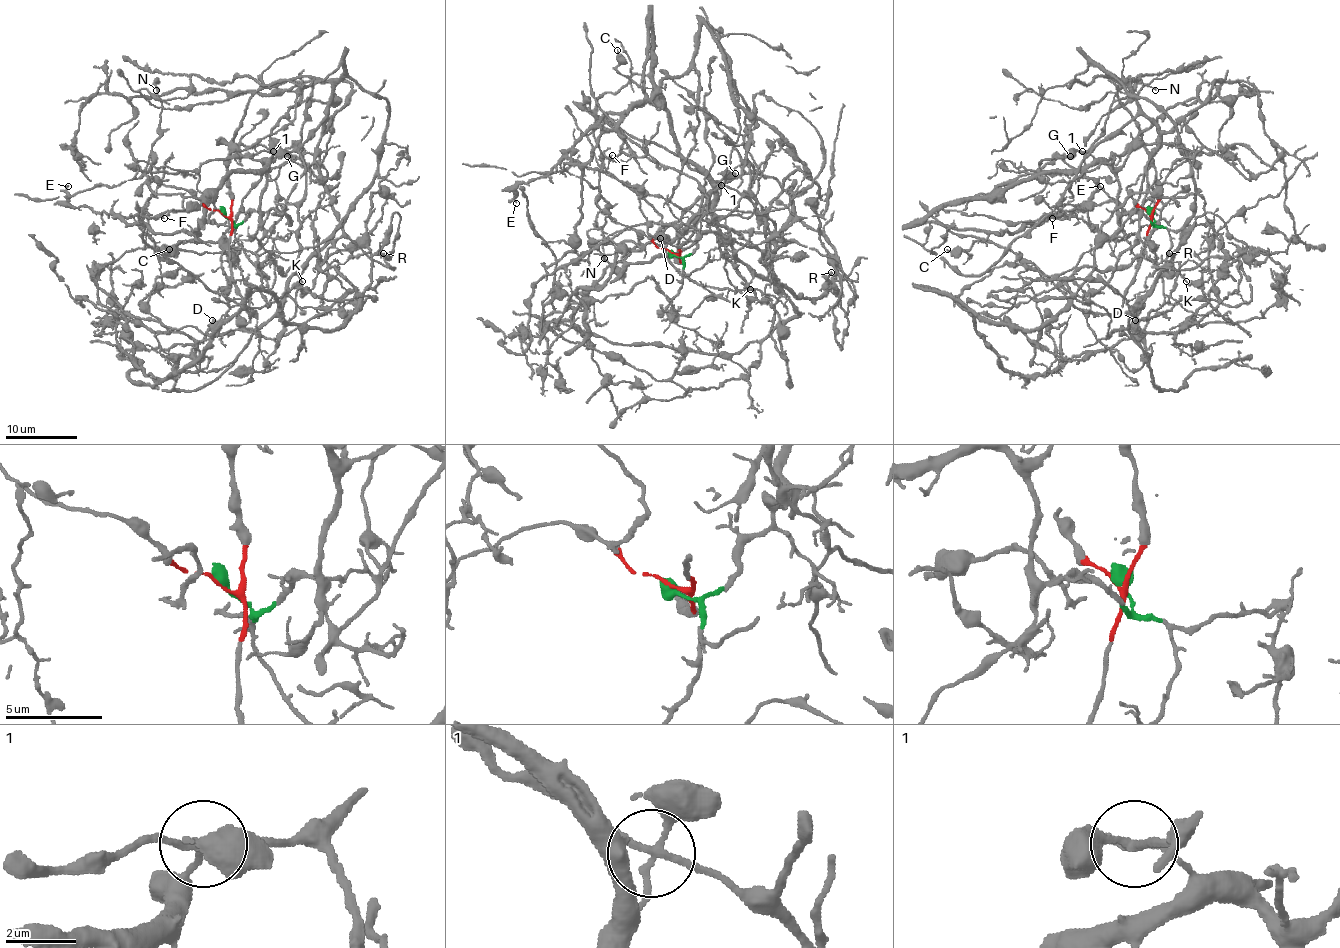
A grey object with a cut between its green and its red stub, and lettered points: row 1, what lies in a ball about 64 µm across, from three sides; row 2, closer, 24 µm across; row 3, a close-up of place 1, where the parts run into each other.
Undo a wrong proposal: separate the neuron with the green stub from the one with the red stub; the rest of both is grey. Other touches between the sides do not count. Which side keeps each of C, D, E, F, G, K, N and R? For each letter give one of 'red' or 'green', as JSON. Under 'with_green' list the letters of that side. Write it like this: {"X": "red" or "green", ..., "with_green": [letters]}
{"C": "green", "D": "red", "E": "green", "F": "green", "G": "green", "K": "red", "N": "red", "R": "red", "with_green": ["C", "E", "F", "G"]}

